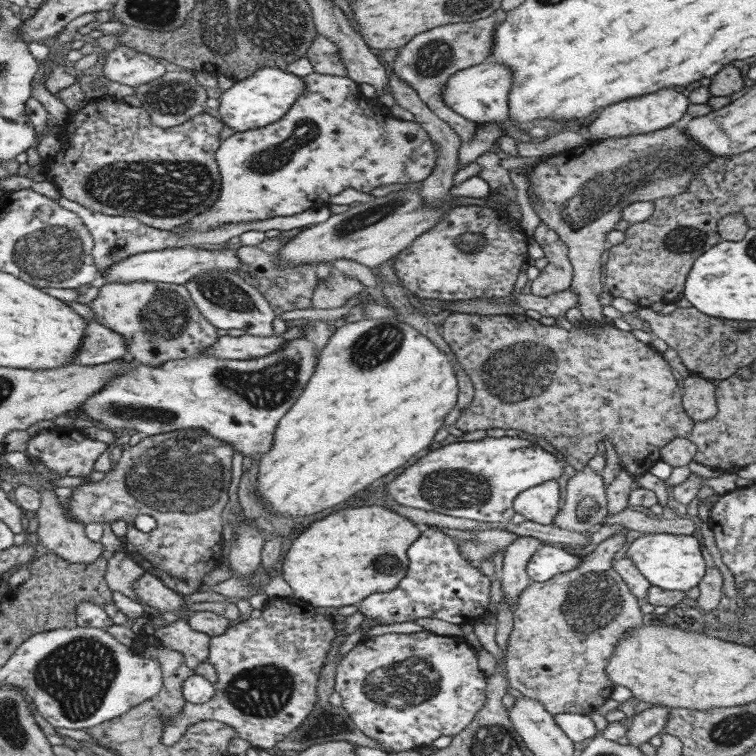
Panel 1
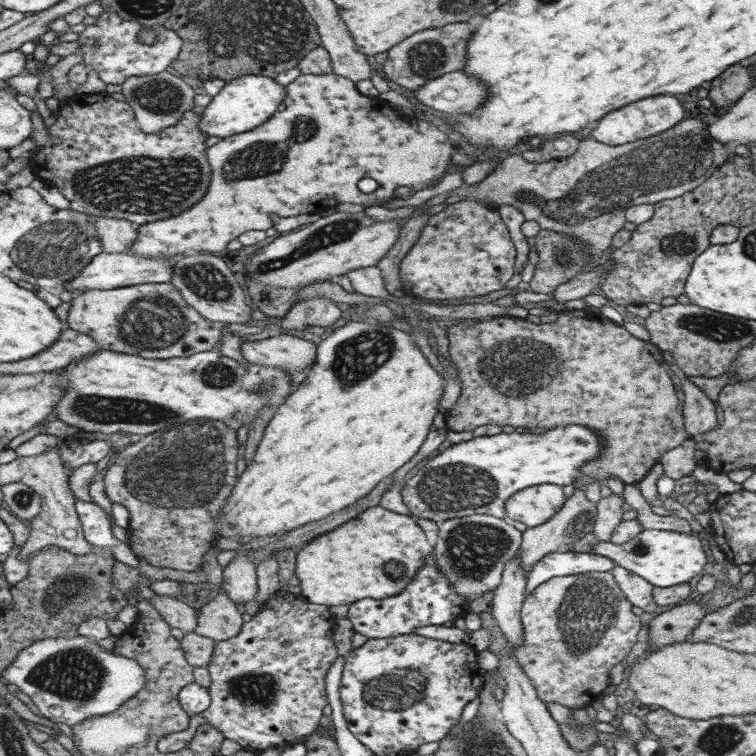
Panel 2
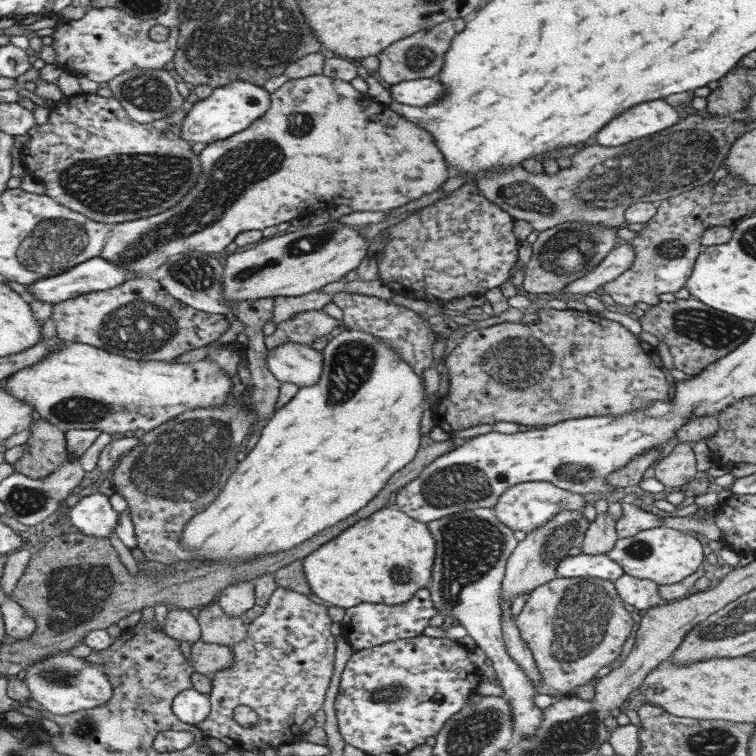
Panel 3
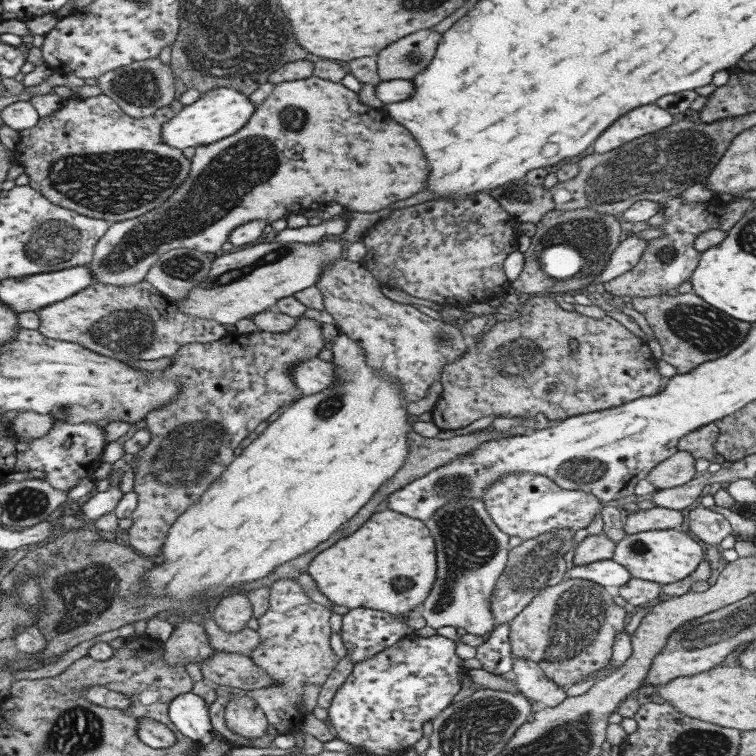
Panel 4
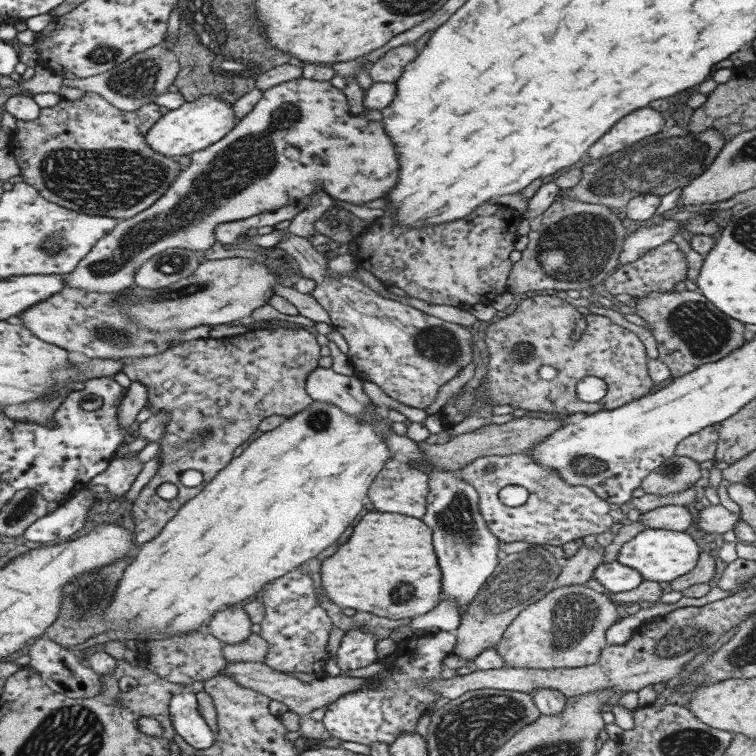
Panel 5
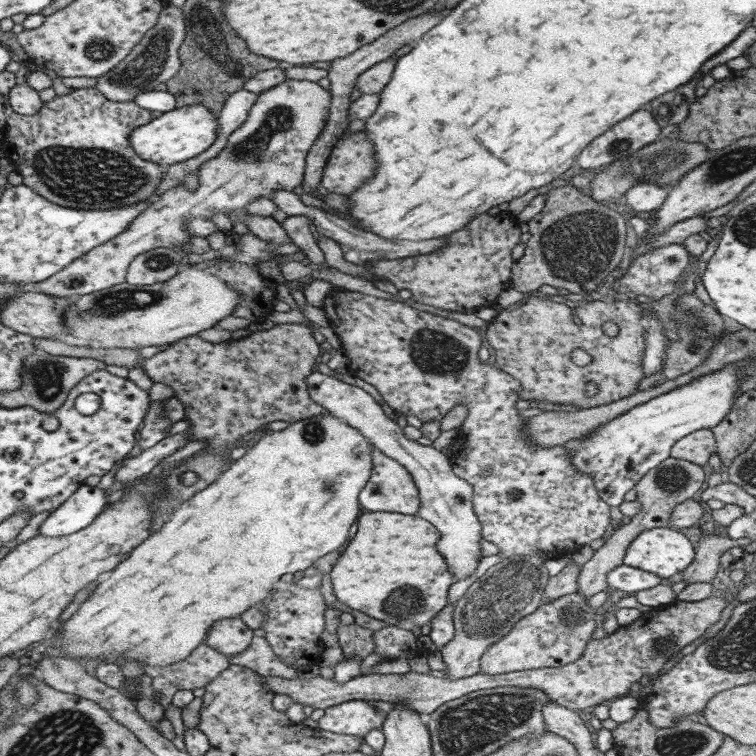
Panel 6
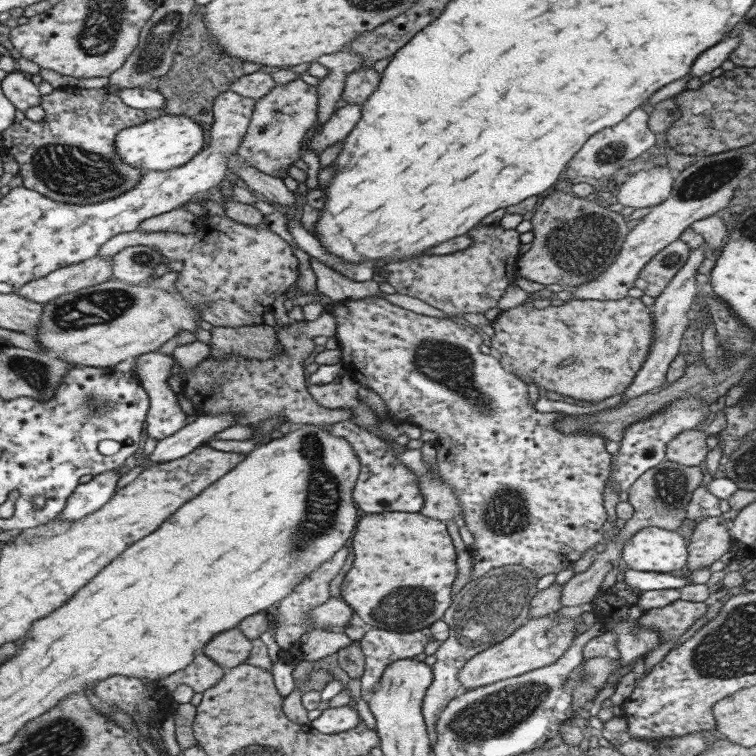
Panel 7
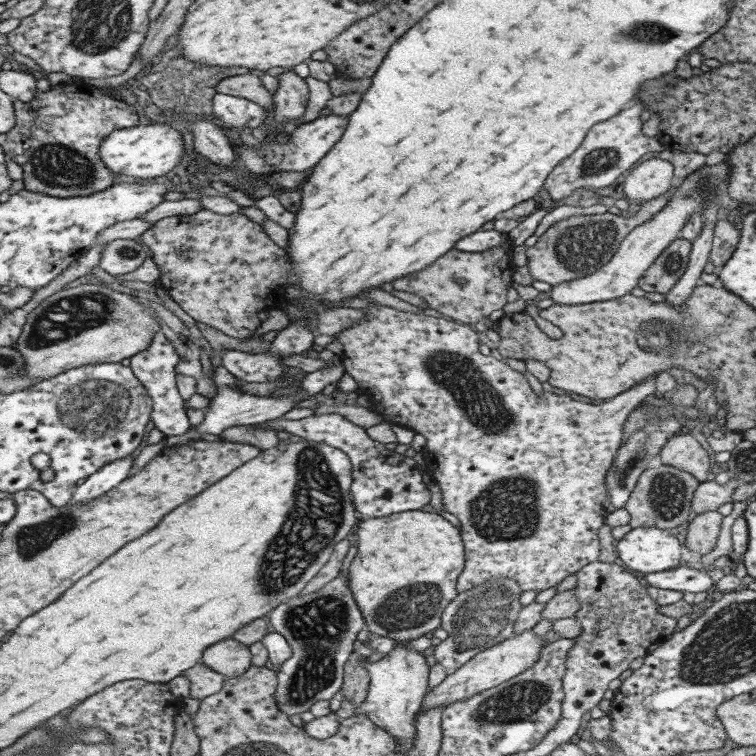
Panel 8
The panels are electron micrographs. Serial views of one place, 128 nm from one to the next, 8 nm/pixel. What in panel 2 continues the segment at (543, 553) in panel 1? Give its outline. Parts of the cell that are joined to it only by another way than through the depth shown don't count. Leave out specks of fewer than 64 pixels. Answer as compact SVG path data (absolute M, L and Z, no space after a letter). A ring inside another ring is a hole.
M559 550L547 553L531 565L525 577L525 595L542 582L553 577L564 577L586 572L611 572L614 563L598 554Z

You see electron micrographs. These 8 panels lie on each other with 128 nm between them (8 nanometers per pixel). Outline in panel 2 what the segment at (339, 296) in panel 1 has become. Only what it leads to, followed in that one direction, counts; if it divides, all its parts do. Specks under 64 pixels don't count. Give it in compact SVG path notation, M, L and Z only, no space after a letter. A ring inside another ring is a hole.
M316 296L310 300L296 303L289 308L288 312L281 318L280 326L289 330L306 330L307 325L329 326L337 322L340 316L341 308L333 300L328 300L324 296Z

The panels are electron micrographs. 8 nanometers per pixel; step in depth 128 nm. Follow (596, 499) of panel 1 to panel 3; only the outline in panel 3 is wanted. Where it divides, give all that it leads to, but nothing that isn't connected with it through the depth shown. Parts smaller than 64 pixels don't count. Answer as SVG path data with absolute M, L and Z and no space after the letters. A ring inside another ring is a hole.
M565 510L555 514L530 533L526 533L507 557L498 595L500 600L511 601L519 594L529 594L531 589L557 577L557 563L567 556L568 550L580 546L588 526L589 521L582 510Z

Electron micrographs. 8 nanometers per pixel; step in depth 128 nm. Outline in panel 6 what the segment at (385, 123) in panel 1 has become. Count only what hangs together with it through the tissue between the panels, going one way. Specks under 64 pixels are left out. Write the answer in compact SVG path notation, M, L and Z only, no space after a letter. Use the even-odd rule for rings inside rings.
M285 79L283 82L259 93L251 105L245 121L239 128L233 129L225 145L217 155L201 163L196 171L197 188L191 192L187 186L178 186L165 190L156 196L150 204L127 225L123 233L117 234L112 241L95 246L85 255L69 262L64 269L52 274L45 280L32 284L35 293L45 293L53 297L72 297L77 294L89 294L95 290L105 290L121 282L125 282L125 272L133 256L154 250L158 247L171 248L187 245L190 234L186 232L185 220L189 216L197 216L209 220L215 214L228 215L233 210L241 210L256 199L271 199L279 190L292 191L295 186L302 185L305 169L305 156L317 136L325 126L329 110L329 91L317 83L308 80ZM363 130L345 133L337 138L333 152L327 157L320 185L329 193L349 196L357 186L373 176L375 168L373 146Z

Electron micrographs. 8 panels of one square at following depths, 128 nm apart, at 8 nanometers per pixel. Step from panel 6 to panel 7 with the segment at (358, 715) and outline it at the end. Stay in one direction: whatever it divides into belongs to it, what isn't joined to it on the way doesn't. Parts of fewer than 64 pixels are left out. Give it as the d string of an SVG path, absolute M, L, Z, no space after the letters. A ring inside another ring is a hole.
M337 706L333 709L322 708L321 714L309 725L321 734L338 734L356 728L360 724L357 710L353 706Z

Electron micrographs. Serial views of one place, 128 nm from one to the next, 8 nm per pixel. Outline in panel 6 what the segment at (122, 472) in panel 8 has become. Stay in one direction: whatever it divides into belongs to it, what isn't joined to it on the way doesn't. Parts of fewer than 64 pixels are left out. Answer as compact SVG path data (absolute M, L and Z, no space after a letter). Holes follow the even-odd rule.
M81 485L39 524L37 536L65 536L85 528L107 504L103 489Z

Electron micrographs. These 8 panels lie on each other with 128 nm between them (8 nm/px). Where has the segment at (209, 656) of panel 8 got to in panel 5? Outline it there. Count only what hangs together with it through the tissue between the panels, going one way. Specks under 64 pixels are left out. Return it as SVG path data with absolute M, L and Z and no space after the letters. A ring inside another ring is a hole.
M237 604L213 613L203 629L221 643L235 644L249 636L250 626L245 609L242 604Z

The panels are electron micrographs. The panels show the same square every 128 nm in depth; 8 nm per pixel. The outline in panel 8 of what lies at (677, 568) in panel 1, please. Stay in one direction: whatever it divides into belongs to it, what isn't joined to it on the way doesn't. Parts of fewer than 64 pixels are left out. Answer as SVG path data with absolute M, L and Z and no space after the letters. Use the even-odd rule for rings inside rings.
M635 527L613 543L617 562L629 571L644 574L679 567L681 543L668 530Z

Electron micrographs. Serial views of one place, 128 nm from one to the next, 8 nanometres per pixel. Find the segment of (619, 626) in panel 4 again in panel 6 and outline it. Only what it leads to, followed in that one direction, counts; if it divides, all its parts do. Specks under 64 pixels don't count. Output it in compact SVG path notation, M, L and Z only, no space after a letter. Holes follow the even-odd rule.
M573 593L539 604L533 612L513 623L501 640L485 650L480 657L479 674L497 676L521 670L559 668L581 658L599 623L595 622L597 612L589 608L587 599Z

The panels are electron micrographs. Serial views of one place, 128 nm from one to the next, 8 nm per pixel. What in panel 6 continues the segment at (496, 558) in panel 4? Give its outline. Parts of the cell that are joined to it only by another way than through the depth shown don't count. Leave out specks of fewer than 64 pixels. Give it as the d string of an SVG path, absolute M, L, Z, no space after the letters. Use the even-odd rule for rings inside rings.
M314 371L306 378L306 391L310 399L322 406L327 413L336 416L349 426L357 429L376 450L392 458L409 471L417 487L419 508L417 516L433 525L439 532L437 552L443 556L449 572L455 581L469 578L481 560L481 525L475 518L471 494L473 489L465 480L457 477L449 464L447 453L432 446L421 446L408 440L402 431L402 423L390 420L375 400L361 388Z

